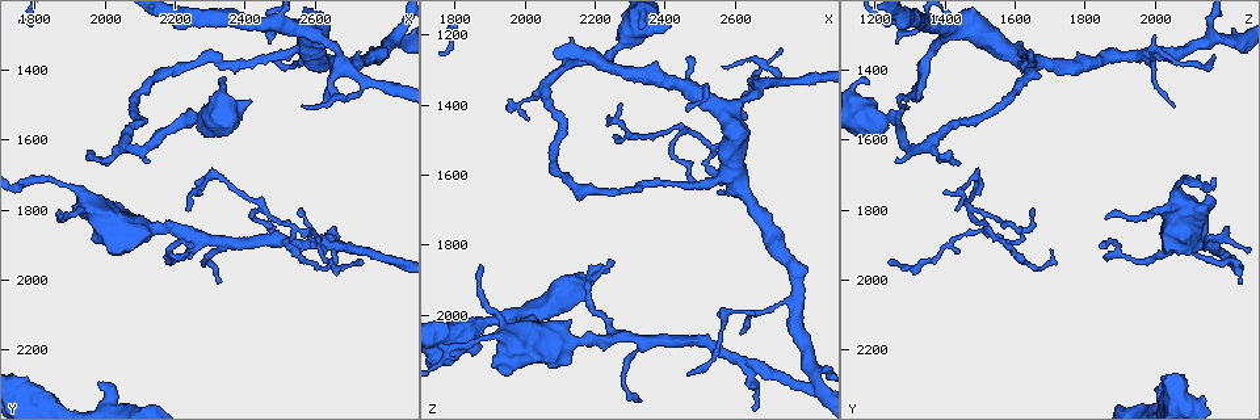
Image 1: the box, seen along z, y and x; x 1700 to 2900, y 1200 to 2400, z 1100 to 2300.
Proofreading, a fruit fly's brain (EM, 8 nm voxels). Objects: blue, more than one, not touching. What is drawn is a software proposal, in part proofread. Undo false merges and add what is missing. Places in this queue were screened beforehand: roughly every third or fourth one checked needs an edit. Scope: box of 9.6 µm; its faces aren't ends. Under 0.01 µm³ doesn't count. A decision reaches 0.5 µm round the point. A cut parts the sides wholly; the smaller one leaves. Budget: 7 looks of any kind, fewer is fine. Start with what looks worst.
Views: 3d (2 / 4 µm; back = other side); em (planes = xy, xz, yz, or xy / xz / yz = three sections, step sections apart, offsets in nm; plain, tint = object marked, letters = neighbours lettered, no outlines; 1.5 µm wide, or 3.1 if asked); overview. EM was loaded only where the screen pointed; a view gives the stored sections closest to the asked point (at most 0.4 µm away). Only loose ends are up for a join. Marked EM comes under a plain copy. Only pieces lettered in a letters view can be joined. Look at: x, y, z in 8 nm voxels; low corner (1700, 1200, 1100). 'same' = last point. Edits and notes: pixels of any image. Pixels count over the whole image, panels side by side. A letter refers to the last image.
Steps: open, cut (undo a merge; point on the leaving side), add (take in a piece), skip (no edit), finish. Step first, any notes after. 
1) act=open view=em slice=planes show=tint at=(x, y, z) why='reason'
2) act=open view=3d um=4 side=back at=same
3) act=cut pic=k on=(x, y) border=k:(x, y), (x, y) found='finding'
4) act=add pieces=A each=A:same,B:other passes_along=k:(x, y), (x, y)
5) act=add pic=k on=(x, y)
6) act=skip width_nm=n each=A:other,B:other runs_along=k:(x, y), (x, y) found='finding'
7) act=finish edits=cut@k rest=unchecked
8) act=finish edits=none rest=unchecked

act=open view=em slice=planes show=letters at=(2620, 1890, 2130) why='two arms in line, one across'

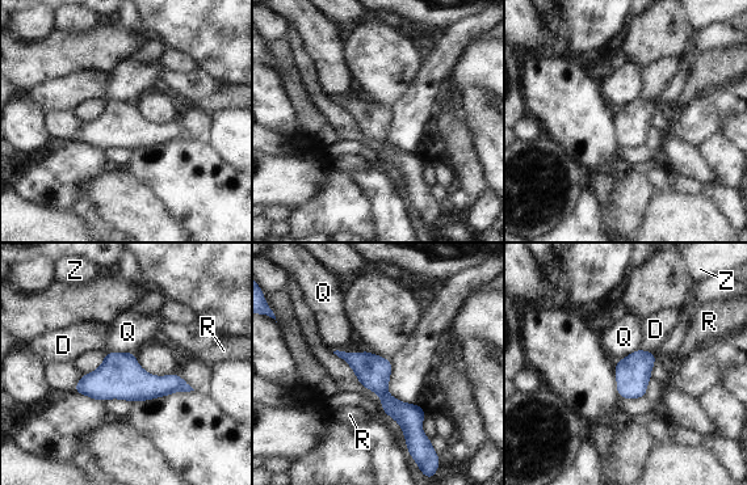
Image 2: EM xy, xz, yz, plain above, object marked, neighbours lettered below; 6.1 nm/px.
act=skip each=D:other,Q:other,R:other,Z:other runs_along=2:(341, 354), (380, 386), (418, 434) found='all the same neuron'

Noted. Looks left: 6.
act=open view=em slice=yz step=4 show=letters at=(2650, 1920, 1710)

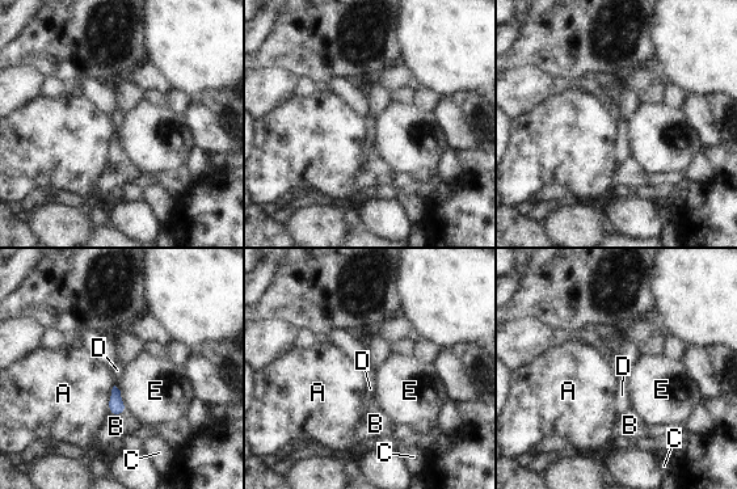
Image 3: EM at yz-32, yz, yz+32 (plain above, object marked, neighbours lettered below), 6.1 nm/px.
act=open view=em slice=planes show=letters at=same

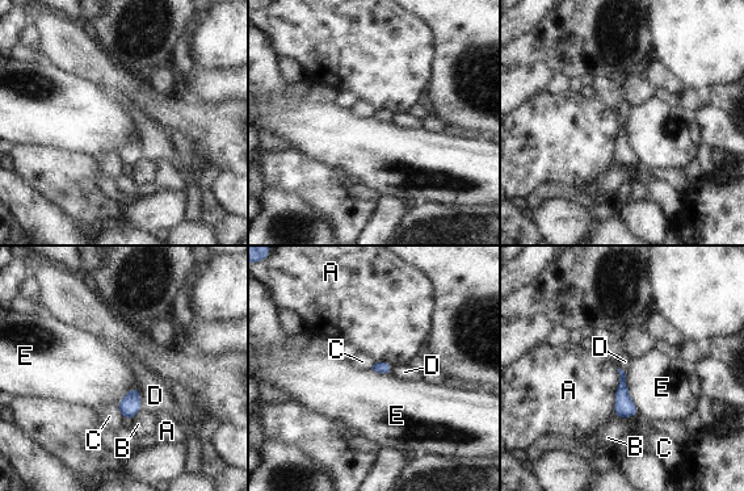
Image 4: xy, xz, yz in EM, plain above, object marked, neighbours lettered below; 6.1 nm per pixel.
act=skip each=A:other,B:other,C:other,D:other,E:other border=4:(625, 376), (627, 395), (639, 414) found='none of them fits'

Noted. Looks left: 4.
act=open view=3d um=4 at=(2610, 1510, 2060) why='branch stops here'

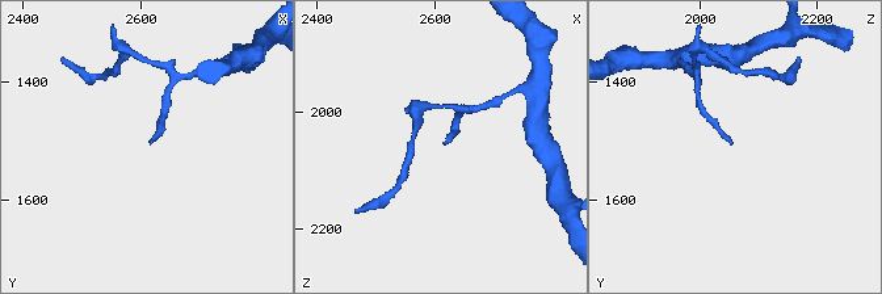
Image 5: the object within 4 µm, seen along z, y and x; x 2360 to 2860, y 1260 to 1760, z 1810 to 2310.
act=open view=em slice=planes show=tint at=(2615, 1505, 2055) why='need the tissue'

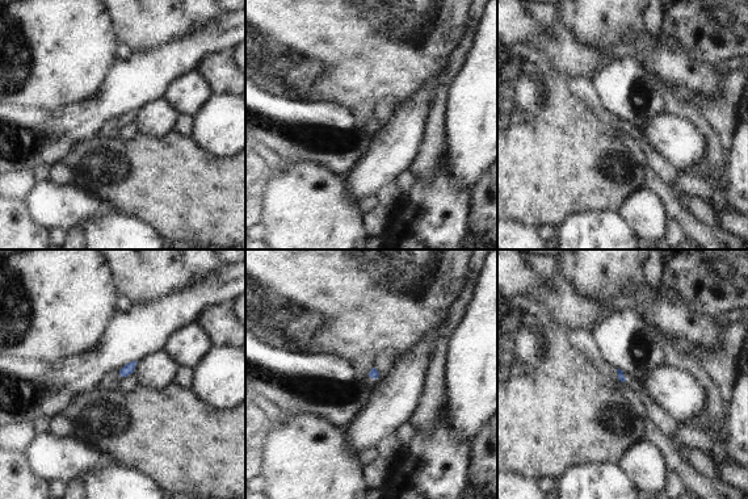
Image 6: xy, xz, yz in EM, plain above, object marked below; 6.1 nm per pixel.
act=open view=em slice=planes show=letters at=same why='see the neighbours'

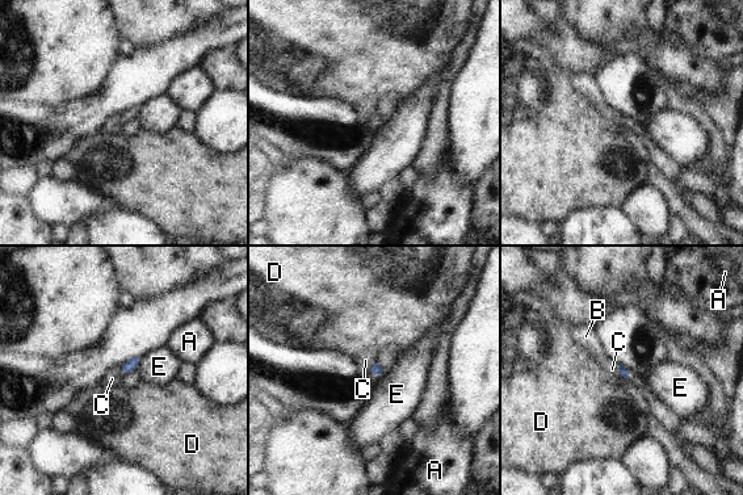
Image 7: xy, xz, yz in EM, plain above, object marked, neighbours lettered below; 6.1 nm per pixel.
act=skip each=A:other,B:other,C:other,D:other,E:other found='none of them fits'

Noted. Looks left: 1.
act=finish edits=none rest=unchecked

